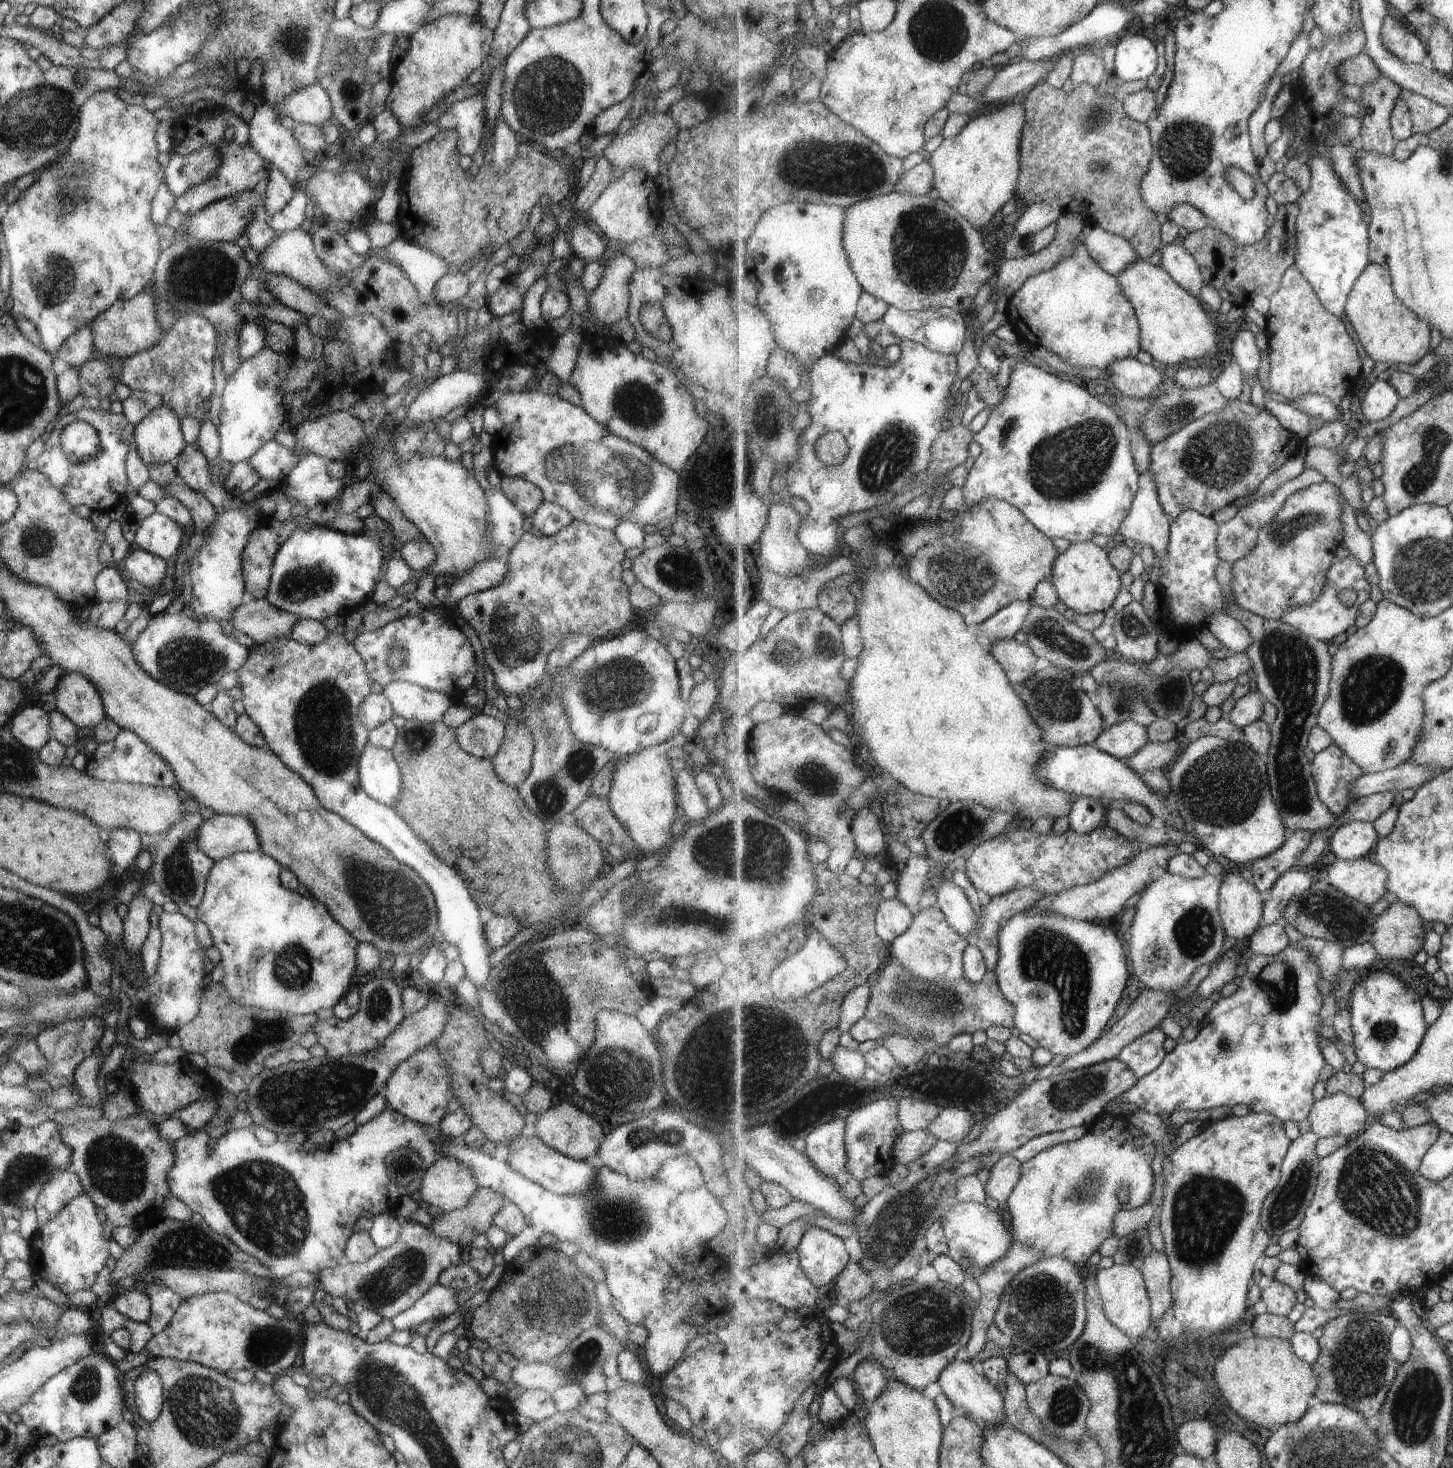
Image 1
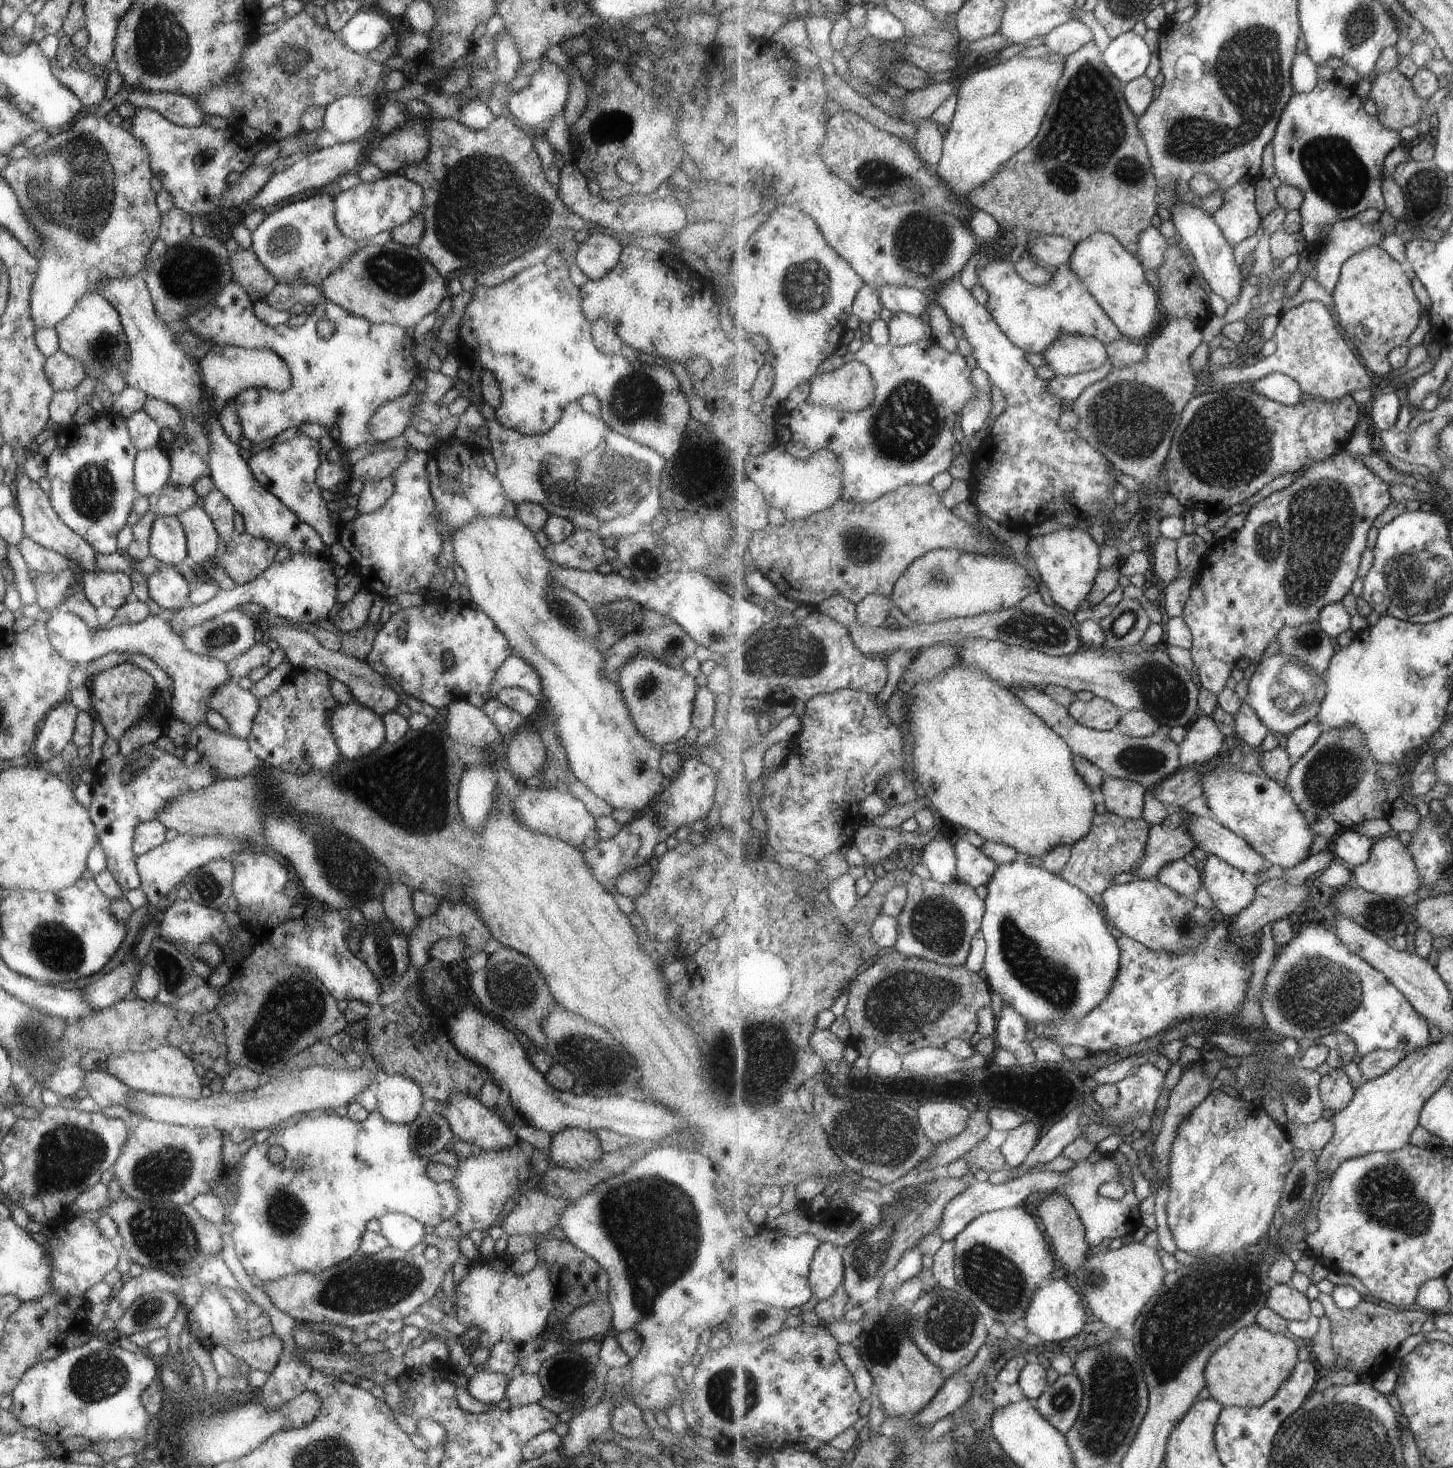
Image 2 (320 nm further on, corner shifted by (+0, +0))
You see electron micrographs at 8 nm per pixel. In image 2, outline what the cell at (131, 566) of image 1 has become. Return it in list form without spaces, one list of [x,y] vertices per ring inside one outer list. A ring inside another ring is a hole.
[[[163,566],[157,572],[145,575],[148,595],[157,606],[169,611],[183,608],[191,586],[172,566]]]

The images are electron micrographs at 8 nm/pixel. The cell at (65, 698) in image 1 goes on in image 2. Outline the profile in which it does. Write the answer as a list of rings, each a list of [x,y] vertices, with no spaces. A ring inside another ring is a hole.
[[[129,662],[100,672],[90,680],[91,704],[109,739],[118,741],[129,727],[137,726],[136,722],[148,712],[148,708],[154,706],[156,686],[157,683],[147,672]]]

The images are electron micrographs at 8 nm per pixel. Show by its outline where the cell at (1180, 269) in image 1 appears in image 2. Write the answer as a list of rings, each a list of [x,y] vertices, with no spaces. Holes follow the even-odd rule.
[[[1152,226],[1143,231],[1139,237],[1137,256],[1145,265],[1146,269],[1155,270],[1166,261],[1166,252],[1170,241],[1157,227]]]

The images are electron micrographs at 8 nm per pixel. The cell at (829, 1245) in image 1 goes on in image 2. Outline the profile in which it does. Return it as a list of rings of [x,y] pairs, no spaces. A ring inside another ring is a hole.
[[[823,1243],[810,1264],[810,1285],[819,1300],[832,1297],[844,1284],[845,1261],[842,1248],[833,1243]]]

